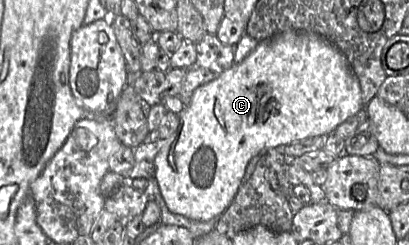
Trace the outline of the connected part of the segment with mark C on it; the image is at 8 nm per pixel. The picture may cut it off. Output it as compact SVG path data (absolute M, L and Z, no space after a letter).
M288 31L267 40L258 42L254 50L240 63L234 63L217 78L198 87L192 96L190 104L179 115L179 126L174 134L161 143L161 150L155 160L155 175L161 195L168 207L174 213L195 221L210 221L219 219L236 196L250 159L257 154L264 154L271 148L289 145L306 138L329 135L336 127L363 108L360 84L347 63L344 55L328 40L311 32Z

